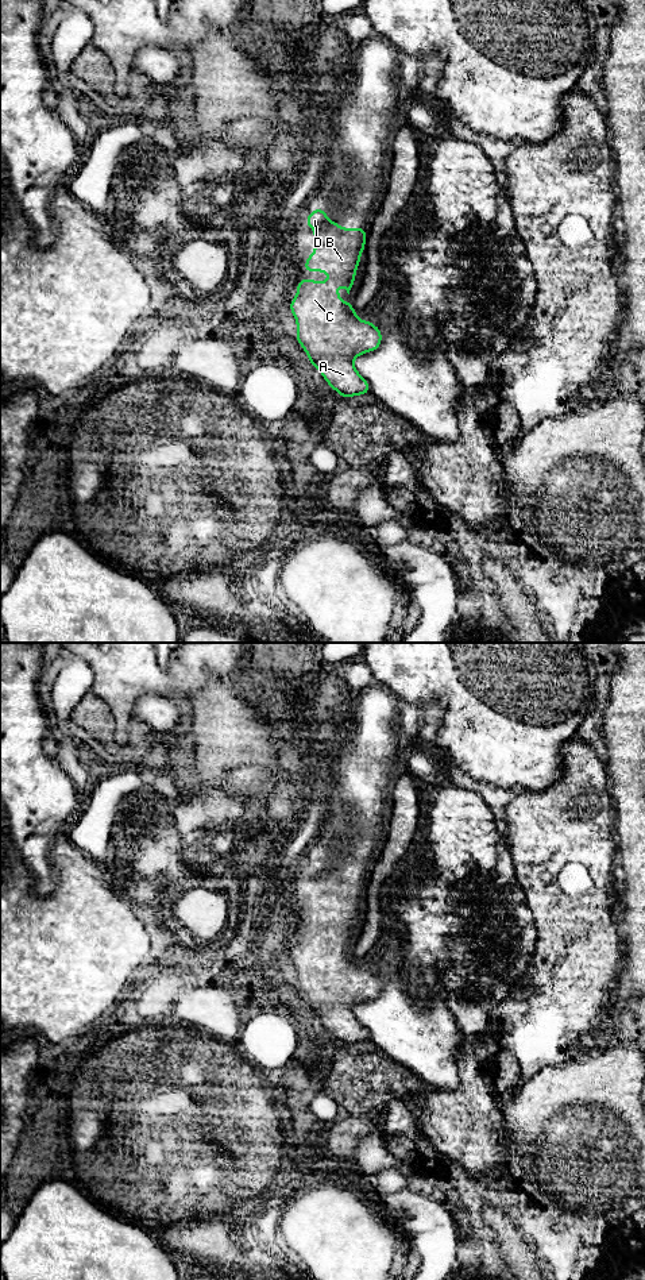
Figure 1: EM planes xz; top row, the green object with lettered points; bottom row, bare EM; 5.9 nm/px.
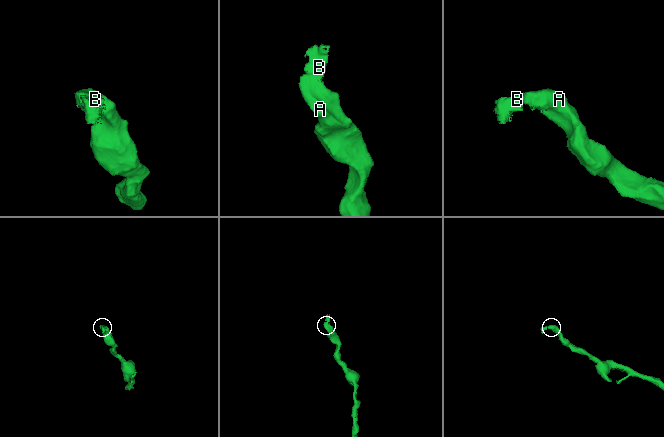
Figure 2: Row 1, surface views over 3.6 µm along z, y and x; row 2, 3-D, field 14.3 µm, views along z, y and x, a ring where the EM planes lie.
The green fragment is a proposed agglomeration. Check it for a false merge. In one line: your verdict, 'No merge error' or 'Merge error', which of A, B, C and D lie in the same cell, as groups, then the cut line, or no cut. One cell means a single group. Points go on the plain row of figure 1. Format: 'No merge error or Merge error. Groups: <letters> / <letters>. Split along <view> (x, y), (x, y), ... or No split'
No merge error. Groups: A B C D. No split

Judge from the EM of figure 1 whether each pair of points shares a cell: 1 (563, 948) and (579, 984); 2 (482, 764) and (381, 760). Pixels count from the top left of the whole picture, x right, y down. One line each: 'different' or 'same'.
1: same
2: different

